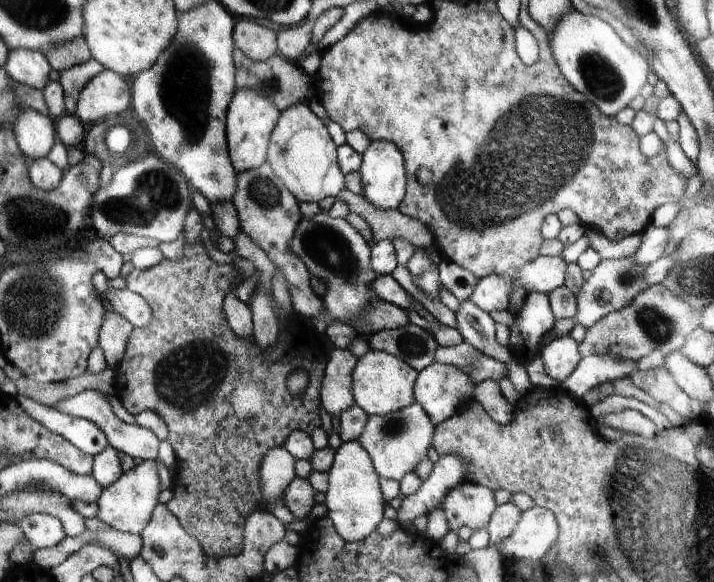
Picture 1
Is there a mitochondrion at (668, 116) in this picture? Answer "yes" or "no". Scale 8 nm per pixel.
no

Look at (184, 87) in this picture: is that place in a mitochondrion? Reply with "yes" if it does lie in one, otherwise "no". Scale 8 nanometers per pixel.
yes

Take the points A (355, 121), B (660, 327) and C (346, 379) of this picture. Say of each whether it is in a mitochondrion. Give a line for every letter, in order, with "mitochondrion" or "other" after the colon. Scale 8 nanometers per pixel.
A: other
B: mitochondrion
C: other

